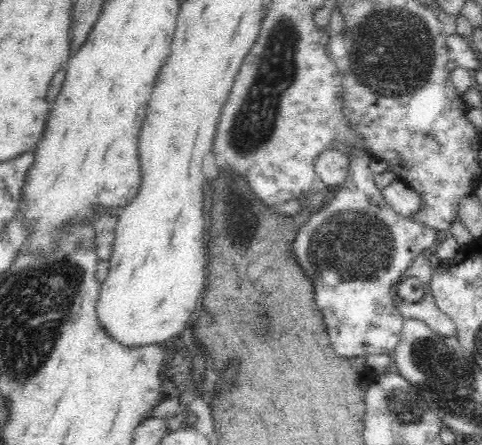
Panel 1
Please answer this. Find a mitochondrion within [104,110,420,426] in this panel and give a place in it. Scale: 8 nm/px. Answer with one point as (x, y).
(357, 248)

